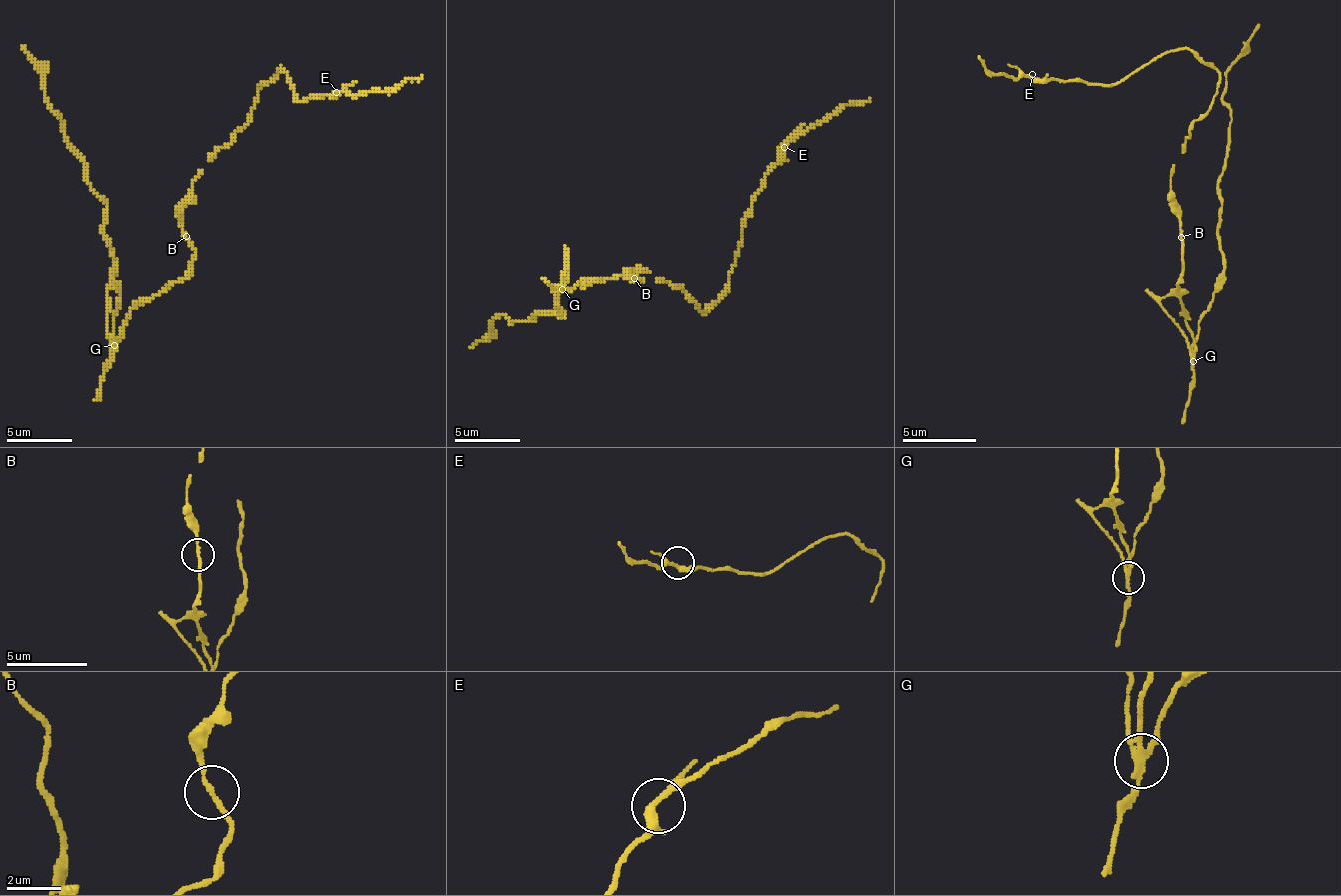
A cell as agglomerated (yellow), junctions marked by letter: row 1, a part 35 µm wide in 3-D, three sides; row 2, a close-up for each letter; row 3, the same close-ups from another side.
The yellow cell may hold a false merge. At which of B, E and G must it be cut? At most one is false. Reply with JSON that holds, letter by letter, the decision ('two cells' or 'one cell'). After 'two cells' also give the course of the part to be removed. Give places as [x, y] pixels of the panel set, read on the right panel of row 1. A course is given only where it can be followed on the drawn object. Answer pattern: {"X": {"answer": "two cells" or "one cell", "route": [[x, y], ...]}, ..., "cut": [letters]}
{"B": {"answer": "one cell"}, "E": {"answer": "one cell"}, "G": {"answer": "two cells", "route": [[1192, 360], [1199, 319], [1225, 267], [1218, 182], [1232, 123], [1232, 108], [1221, 97], [1225, 71], [1258, 23]]}, "cut": ["G"]}

